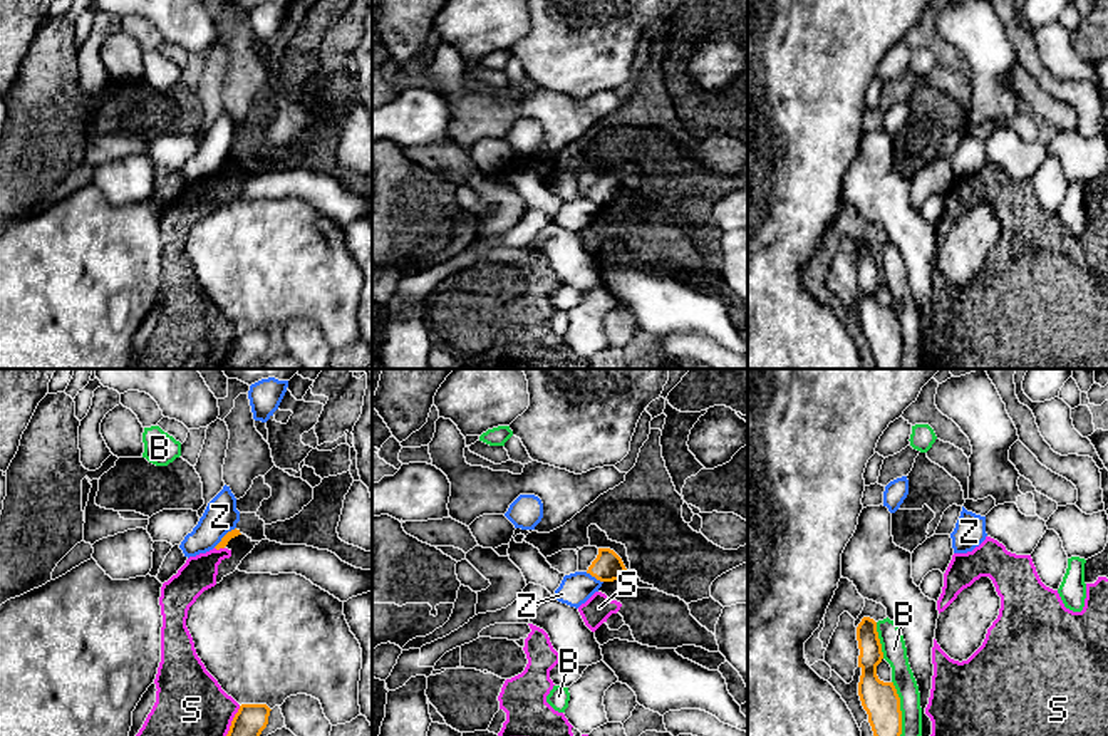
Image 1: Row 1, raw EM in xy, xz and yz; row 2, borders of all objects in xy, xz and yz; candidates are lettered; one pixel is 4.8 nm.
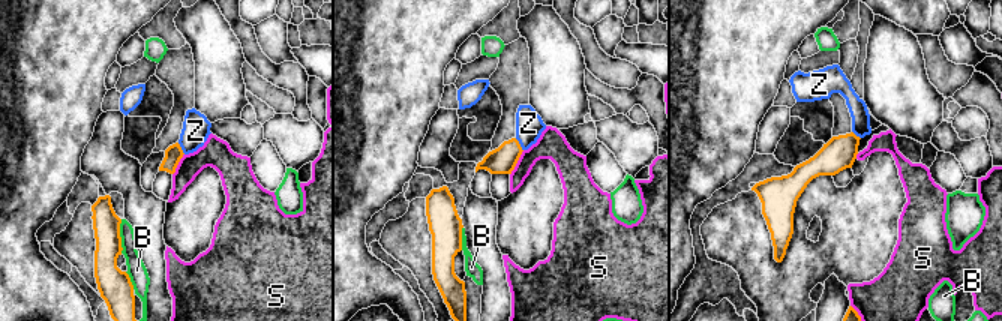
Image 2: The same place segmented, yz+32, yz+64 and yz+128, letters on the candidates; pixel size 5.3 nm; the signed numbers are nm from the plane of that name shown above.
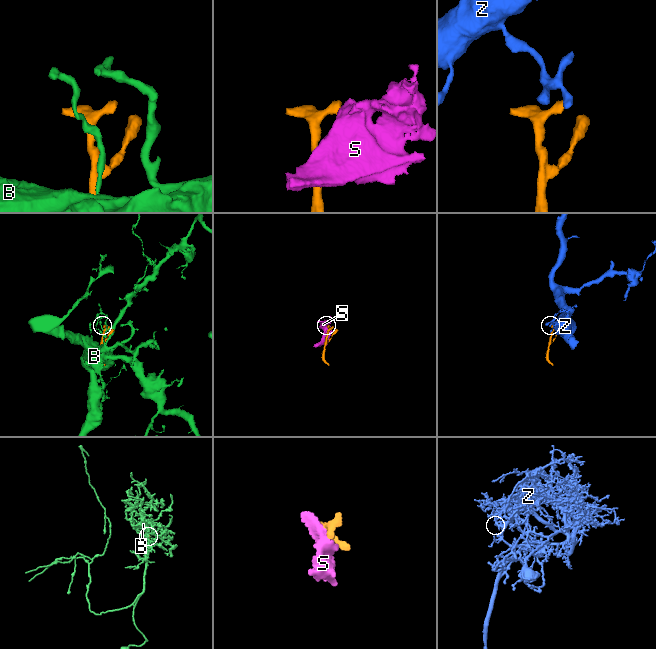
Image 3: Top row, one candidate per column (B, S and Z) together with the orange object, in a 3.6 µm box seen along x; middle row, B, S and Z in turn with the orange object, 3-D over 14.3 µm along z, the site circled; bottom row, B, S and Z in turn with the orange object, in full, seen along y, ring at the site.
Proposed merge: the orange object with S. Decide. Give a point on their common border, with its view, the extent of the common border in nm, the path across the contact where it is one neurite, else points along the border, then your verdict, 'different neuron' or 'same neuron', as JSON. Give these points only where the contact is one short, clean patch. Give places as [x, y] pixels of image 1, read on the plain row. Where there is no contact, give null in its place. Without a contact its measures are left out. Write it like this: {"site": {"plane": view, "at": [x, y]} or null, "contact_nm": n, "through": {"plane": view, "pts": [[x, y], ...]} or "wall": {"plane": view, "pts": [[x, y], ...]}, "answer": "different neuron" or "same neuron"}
{"site": {"plane": "xy", "at": [220, 171]}, "contact_nm": 50, "answer": "different neuron"}

